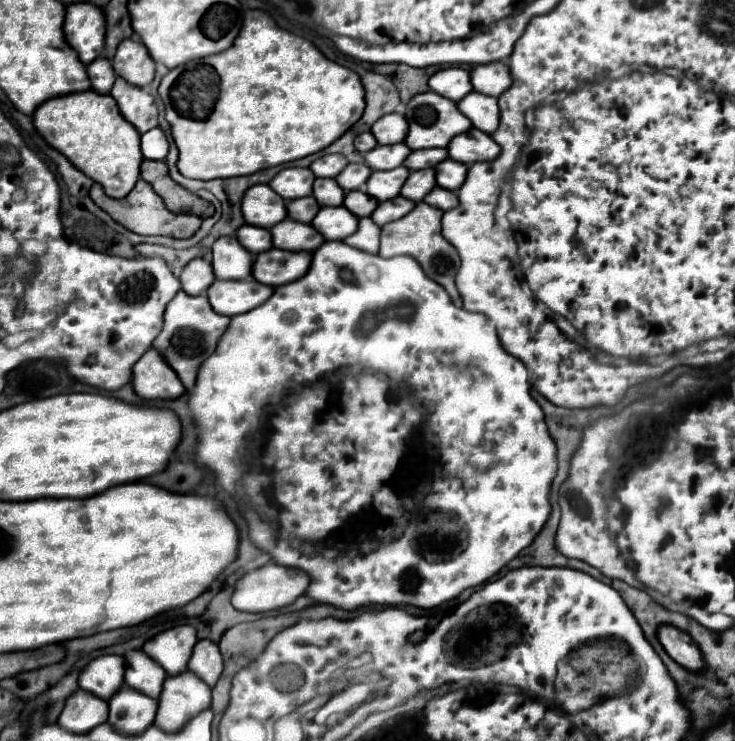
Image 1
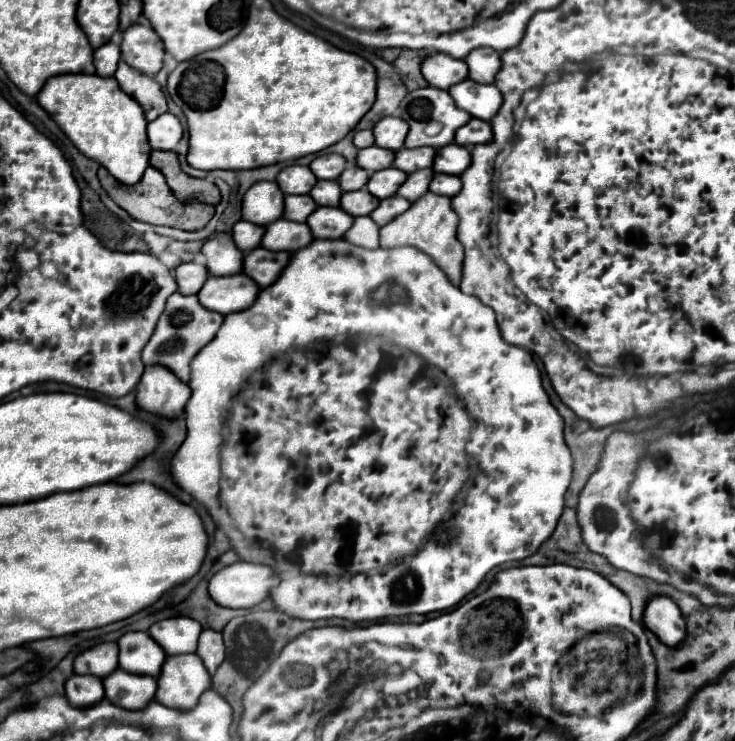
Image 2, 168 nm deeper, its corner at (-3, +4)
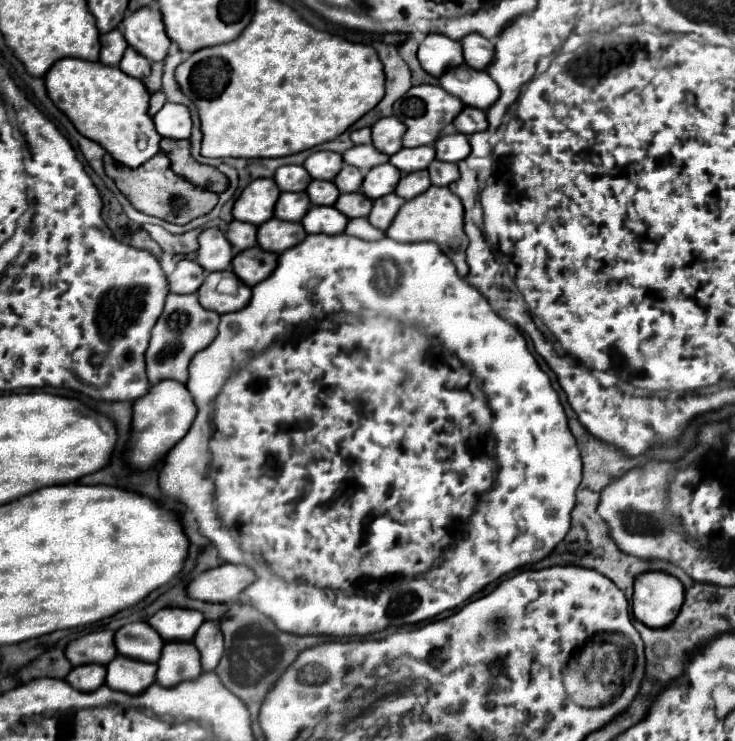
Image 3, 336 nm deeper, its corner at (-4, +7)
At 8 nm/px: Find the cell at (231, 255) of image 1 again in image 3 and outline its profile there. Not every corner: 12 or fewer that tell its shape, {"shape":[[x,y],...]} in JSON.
{"shape":[[219,228],[199,236],[205,272],[229,270],[233,246]]}

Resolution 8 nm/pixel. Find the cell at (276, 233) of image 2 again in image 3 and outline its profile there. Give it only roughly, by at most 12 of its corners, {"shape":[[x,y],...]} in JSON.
{"shape":[[271,218],[257,230],[267,252],[285,252],[307,236],[299,222]]}

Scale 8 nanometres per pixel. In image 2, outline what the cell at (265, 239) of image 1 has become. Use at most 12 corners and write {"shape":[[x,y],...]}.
{"shape":[[238,221],[232,231],[242,253],[260,245],[264,227]]}

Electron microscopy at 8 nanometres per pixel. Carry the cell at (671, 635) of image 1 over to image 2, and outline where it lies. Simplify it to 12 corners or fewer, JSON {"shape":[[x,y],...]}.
{"shape":[[666,595],[648,599],[644,625],[668,647],[684,641],[684,617]]}

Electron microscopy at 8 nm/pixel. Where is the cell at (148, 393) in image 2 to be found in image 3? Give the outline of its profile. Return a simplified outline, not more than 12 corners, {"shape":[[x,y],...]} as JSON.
{"shape":[[153,384],[133,402],[125,454],[141,470],[187,434],[197,408],[185,384]]}

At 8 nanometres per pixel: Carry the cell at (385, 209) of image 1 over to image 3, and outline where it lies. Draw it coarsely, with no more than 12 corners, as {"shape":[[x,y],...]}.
{"shape":[[387,194],[373,202],[371,224],[385,232],[405,200]]}

